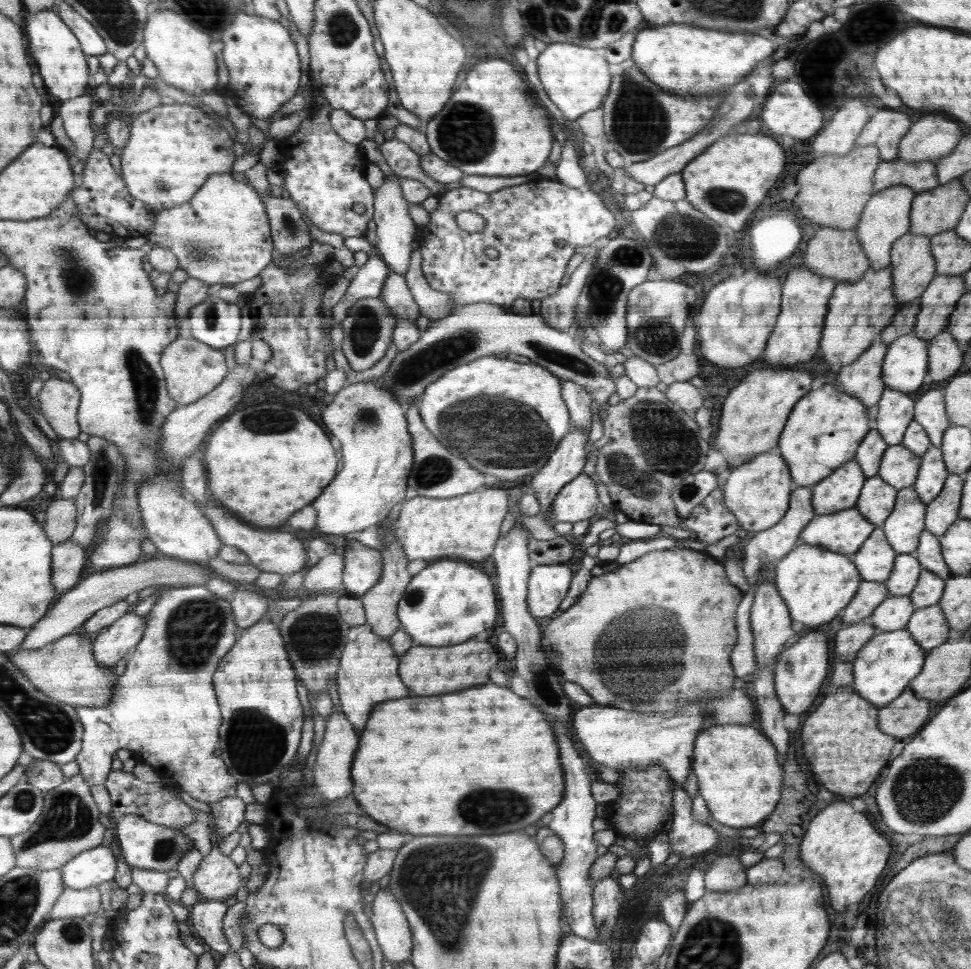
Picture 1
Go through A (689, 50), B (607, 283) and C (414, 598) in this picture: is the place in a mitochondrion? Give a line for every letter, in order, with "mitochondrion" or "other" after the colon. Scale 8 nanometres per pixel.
A: other
B: mitochondrion
C: mitochondrion

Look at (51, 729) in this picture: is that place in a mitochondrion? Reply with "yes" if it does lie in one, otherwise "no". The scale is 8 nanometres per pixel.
yes

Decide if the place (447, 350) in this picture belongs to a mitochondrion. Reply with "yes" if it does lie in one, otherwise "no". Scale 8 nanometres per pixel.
yes

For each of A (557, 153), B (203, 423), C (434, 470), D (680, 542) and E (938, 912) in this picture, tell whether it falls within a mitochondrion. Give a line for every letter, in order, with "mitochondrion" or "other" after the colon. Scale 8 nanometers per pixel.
A: other
B: other
C: mitochondrion
D: other
E: mitochondrion

